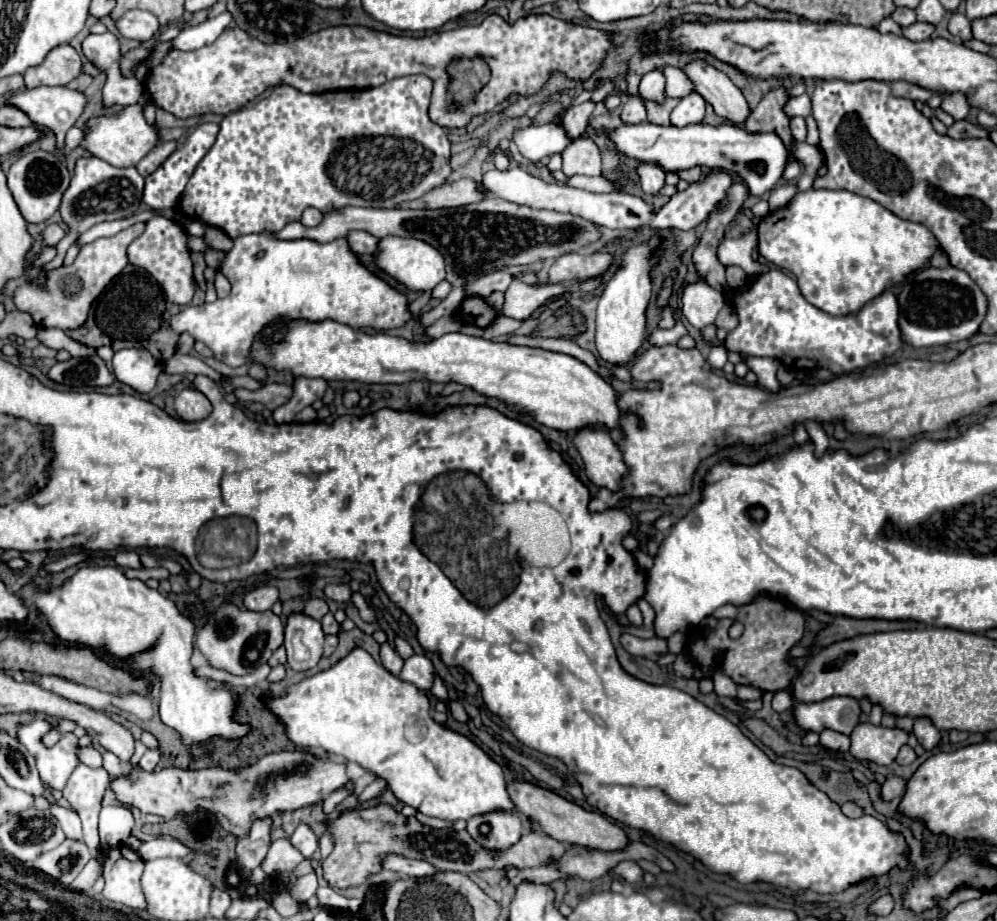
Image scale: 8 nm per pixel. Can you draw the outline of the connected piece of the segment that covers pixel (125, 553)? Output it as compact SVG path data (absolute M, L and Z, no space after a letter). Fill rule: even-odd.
M120 550L120 552L116 554L114 562L116 562L116 566L120 566L120 568L142 568L140 558L138 558L138 554L136 554L134 550Z

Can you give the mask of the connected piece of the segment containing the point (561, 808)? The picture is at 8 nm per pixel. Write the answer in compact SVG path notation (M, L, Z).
M512 782L508 788L508 796L514 802L514 806L518 808L518 812L522 812L530 822L538 824L538 828L544 834L552 836L554 840L584 846L590 850L600 850L600 852L616 852L616 850L626 850L630 846L630 838L626 836L626 832L622 828L618 828L616 824L612 824L610 820L606 820L602 814L588 812L588 810L576 806L574 802L560 798L558 794L554 794L550 790L536 788L528 782Z

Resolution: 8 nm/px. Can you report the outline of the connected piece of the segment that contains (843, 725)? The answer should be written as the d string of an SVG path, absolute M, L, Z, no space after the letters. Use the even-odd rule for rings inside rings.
M832 696L822 702L802 704L794 702L794 716L800 728L822 732L824 728L850 736L860 724L860 704L852 696Z

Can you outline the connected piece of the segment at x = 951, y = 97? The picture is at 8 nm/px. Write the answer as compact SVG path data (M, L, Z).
M948 92L948 94L940 94L942 96L942 104L940 108L944 112L948 112L954 120L966 120L966 116L970 114L970 102L966 98L966 94L962 92Z

